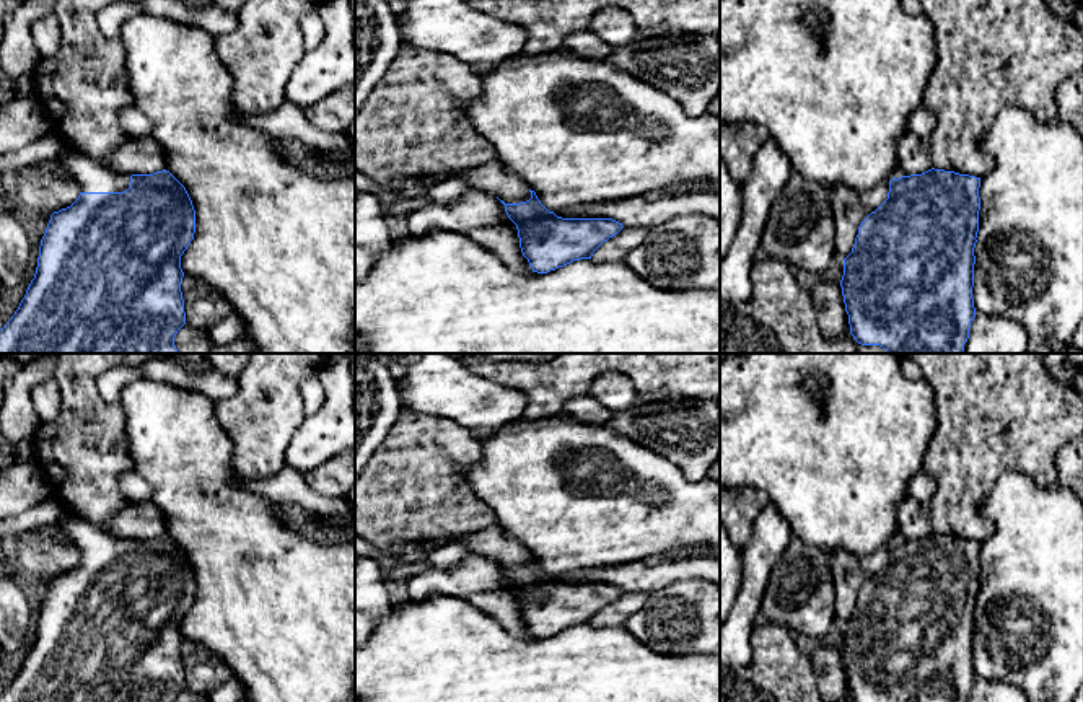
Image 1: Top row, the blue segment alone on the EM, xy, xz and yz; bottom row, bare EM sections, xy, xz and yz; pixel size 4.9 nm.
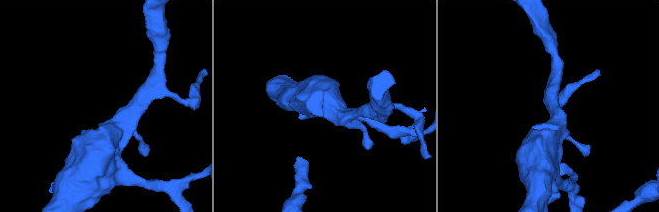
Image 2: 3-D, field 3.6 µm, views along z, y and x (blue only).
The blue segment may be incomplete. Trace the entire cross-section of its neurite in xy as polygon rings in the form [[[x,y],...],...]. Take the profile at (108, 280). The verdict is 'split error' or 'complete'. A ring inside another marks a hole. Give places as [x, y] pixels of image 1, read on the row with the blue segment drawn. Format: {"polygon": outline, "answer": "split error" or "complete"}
{"polygon": [[[64,153],[59,160],[78,182],[80,195],[70,207],[50,215],[41,239],[34,279],[11,319],[0,329],[0,353],[179,353],[174,337],[186,324],[181,256],[195,233],[195,210],[186,187],[166,169],[153,174],[124,174],[111,171],[80,153]]], "answer": "split error"}

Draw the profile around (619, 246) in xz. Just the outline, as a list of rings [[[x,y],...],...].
[[[624,226],[616,236],[604,241],[591,256],[594,262],[624,261],[648,235],[643,226]]]

